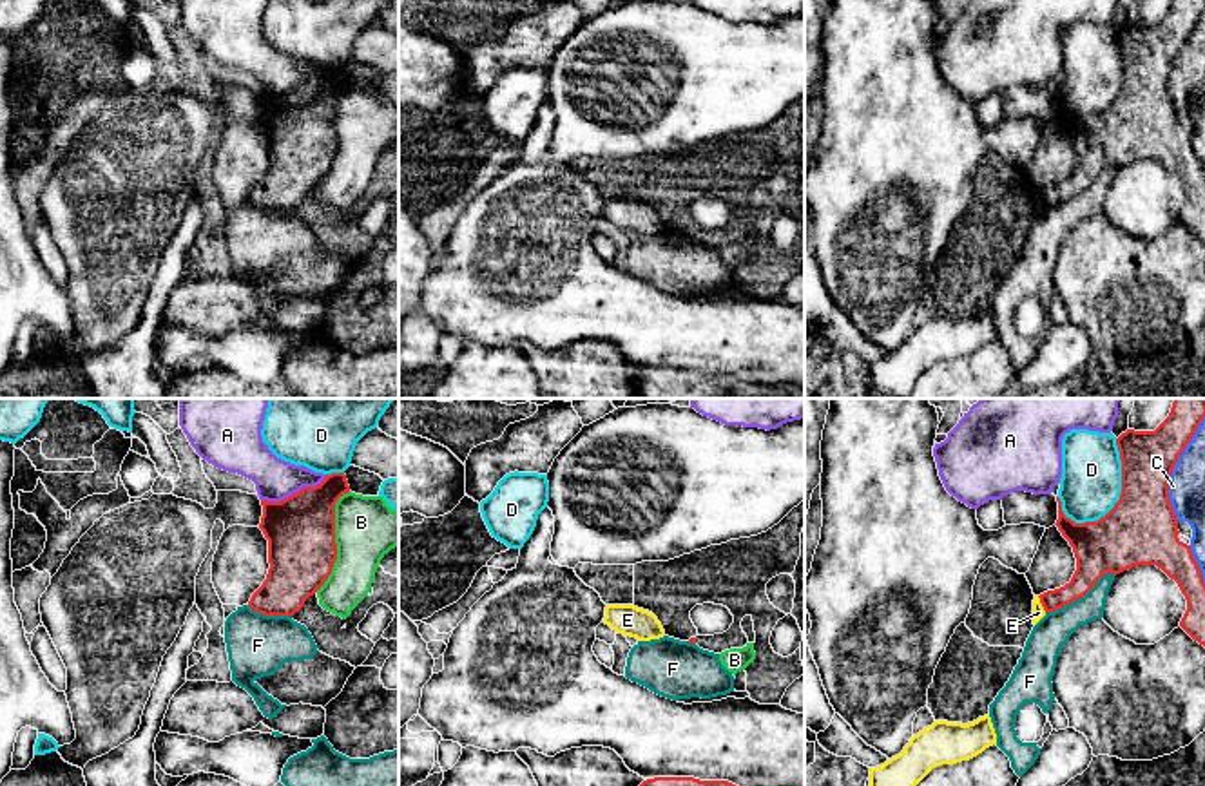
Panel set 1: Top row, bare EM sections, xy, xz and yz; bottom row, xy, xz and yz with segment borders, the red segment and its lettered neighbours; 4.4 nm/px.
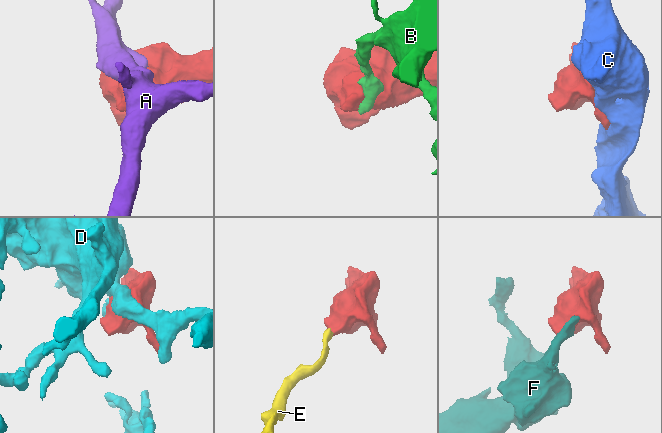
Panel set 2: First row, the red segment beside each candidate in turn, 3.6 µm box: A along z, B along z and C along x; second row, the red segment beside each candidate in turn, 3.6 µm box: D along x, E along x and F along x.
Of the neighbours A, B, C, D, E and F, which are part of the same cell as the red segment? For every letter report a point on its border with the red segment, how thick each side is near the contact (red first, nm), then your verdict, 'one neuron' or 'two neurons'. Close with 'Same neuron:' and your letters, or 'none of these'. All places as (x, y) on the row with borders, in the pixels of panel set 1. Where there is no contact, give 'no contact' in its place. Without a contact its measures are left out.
A: contact xy (296, 493); calibres 300 and 180 nm; two neurons
B: contact xy (334, 540); calibres 300 and 280 nm; two neurons
C: contact yz (1173, 468); calibres 260 and 160 nm; two neurons
D: contact yz (1122, 491); calibres 320 and 280 nm; two neurons
E: contact yz (1042, 605); calibres 110 and 60 nm; two neurons
F: contact yz (1080, 596); calibres 240 and 160 nm; two neurons
Same neuron: none of these

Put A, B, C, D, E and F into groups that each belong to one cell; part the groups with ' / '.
A / B / C / D / E / F

